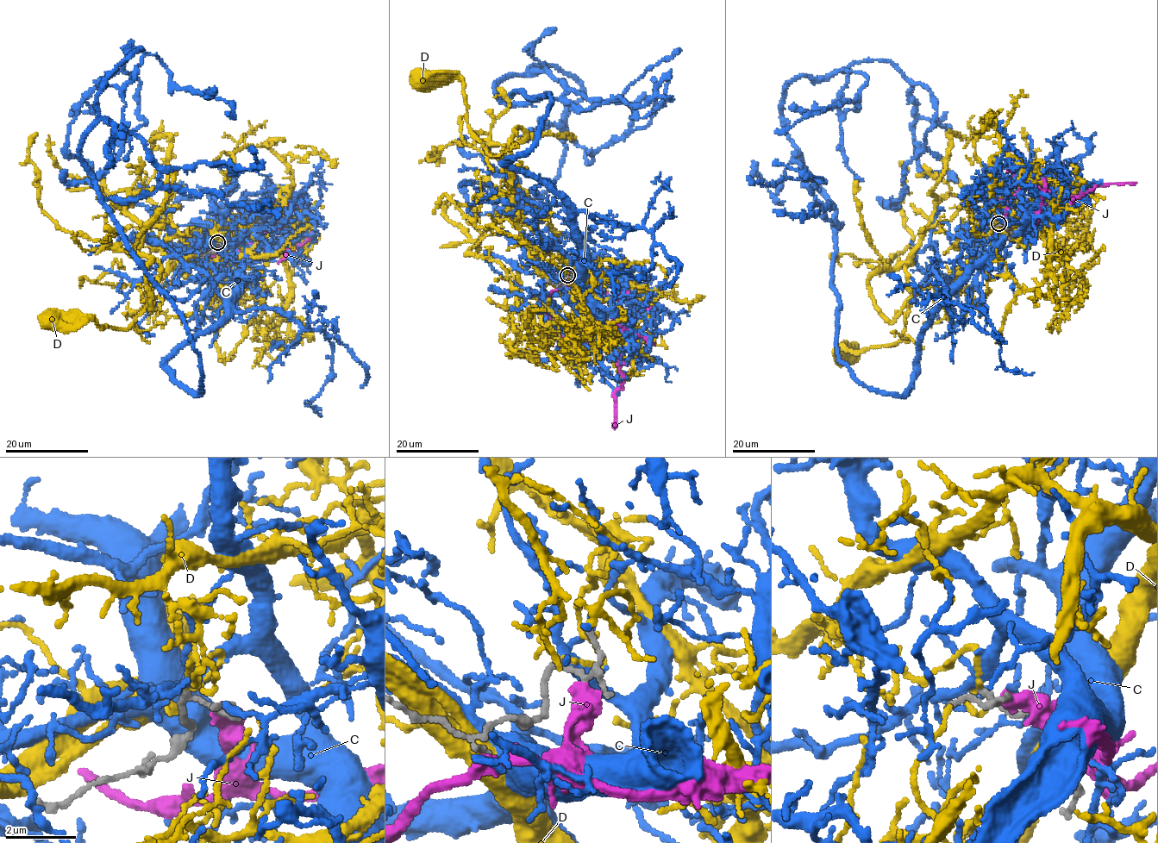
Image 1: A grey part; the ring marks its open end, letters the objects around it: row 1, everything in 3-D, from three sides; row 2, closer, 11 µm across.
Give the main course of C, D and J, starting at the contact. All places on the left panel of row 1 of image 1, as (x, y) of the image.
C: (217, 242), (226, 317), (165, 365), (197, 394), (79, 147), (131, 42), (146, 122), (96, 179), (65, 170)
D: (217, 242), (215, 230), (238, 222), (159, 275), (147, 304), (126, 328), (97, 325), (85, 315), (50, 321)
J: (222, 245), (227, 254), (242, 253), (279, 220), (283, 221), (291, 241), (295, 236), (287, 232), (295, 239)

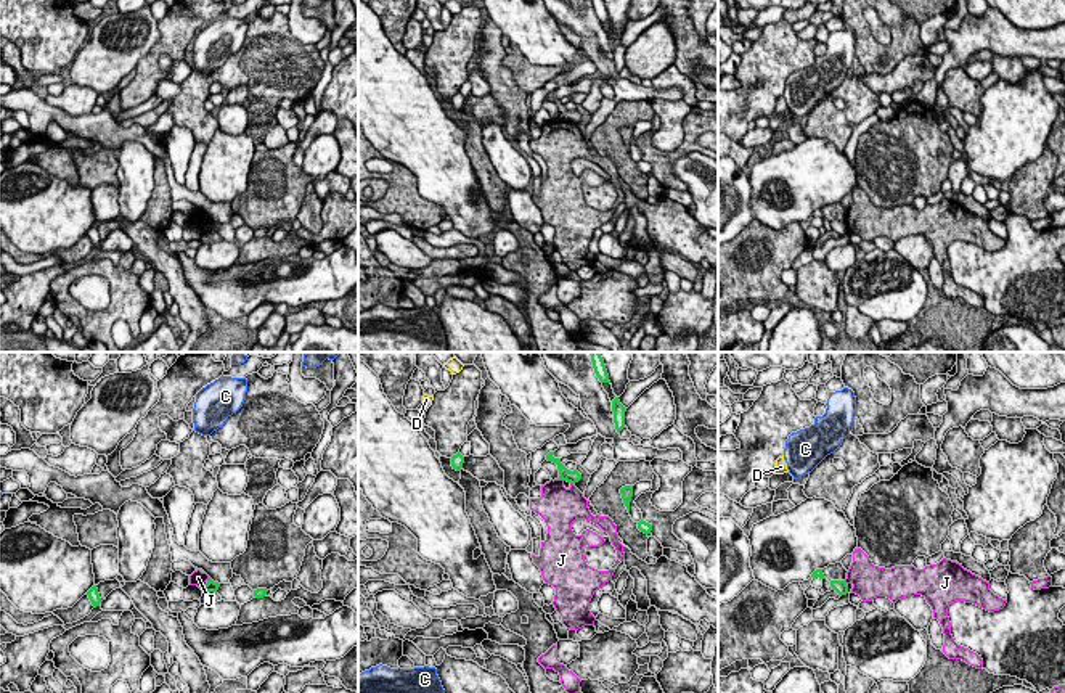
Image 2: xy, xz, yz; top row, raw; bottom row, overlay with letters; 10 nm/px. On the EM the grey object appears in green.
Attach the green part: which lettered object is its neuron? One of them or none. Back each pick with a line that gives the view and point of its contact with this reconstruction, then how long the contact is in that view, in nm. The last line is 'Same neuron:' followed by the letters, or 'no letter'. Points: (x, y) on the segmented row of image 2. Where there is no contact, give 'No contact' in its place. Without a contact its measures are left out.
C: No contact
Same neuron: C

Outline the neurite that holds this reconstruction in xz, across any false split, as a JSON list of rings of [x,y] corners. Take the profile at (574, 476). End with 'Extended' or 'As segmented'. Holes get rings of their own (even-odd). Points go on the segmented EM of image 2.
[[[549,452],[549,453],[546,455],[546,460],[557,465],[559,479],[567,481],[567,482],[570,482],[570,484],[575,484],[575,482],[578,482],[578,481],[581,479],[581,474],[580,474],[577,470],[573,470],[573,471],[567,470],[567,468],[561,463],[561,458],[554,458],[553,455],[554,455],[554,452]]]. As segmented

